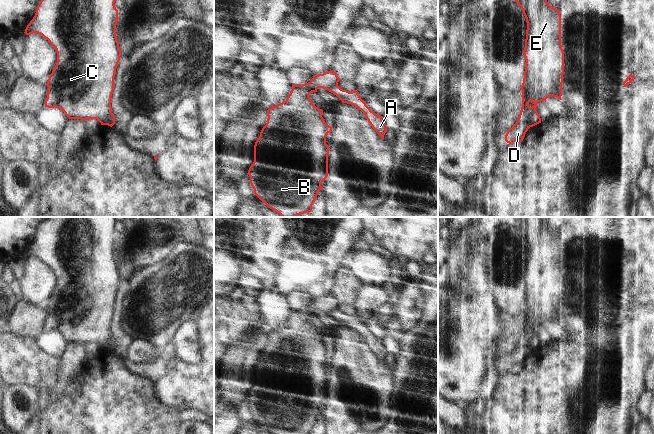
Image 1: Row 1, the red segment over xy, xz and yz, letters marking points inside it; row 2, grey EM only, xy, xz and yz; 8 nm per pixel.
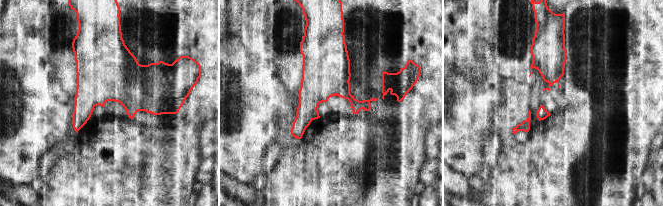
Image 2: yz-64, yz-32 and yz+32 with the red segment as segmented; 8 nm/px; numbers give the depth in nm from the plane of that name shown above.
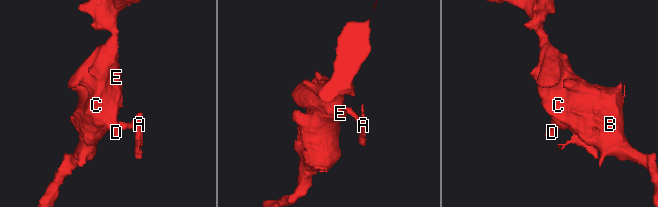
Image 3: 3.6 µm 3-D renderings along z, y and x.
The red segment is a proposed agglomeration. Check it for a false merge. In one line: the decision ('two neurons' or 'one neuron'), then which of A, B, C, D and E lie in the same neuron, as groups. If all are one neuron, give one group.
two neurons; groups A / B C D E

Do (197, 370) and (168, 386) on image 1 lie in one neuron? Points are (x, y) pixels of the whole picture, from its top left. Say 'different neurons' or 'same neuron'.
same neuron

